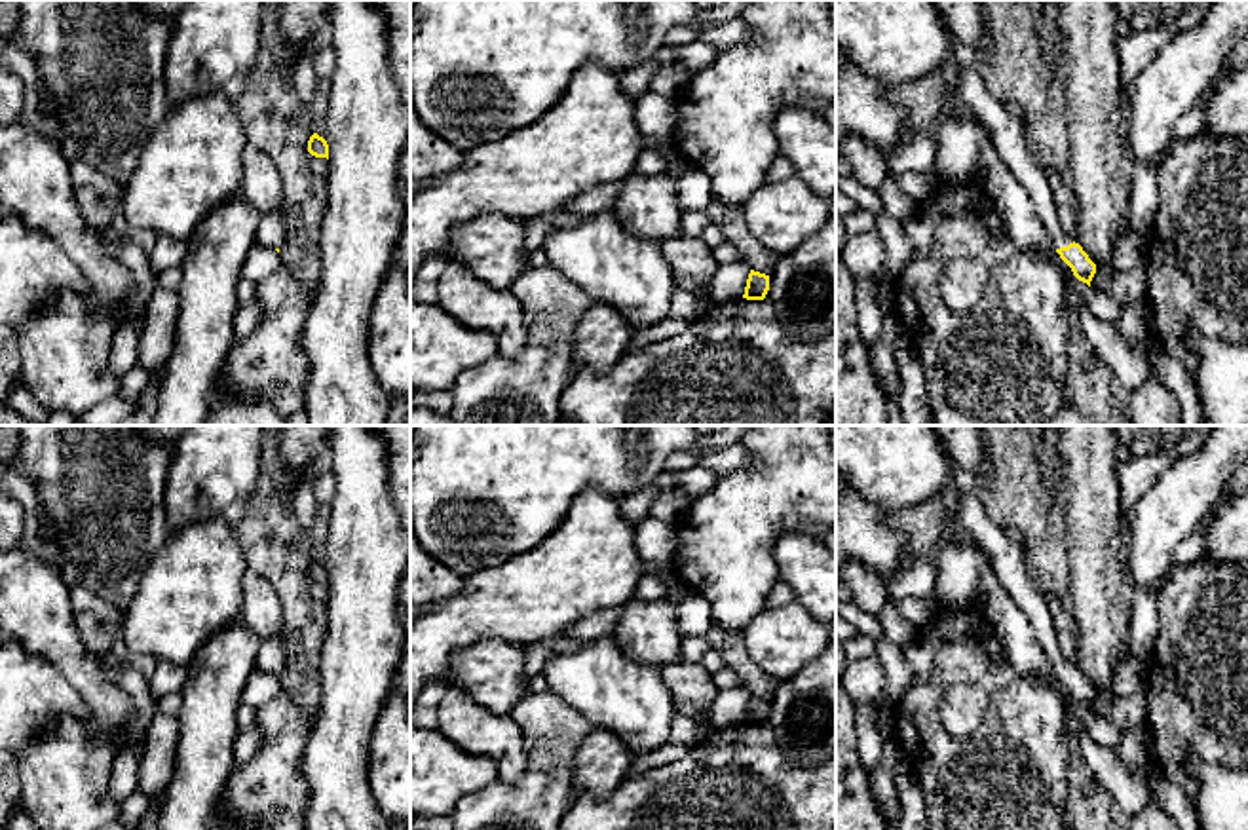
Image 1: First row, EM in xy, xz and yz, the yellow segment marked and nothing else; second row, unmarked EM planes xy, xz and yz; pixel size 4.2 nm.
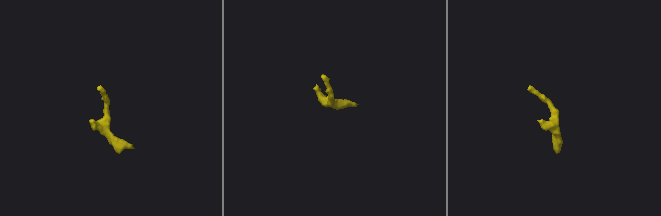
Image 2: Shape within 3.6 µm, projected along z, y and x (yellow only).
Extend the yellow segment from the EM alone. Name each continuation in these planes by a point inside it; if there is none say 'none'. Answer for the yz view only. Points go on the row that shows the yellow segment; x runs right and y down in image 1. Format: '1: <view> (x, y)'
1: yz (1005, 132)

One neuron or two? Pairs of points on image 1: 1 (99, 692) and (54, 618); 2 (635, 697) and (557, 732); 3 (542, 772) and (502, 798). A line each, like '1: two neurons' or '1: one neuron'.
1: one neuron
2: two neurons
3: one neuron

